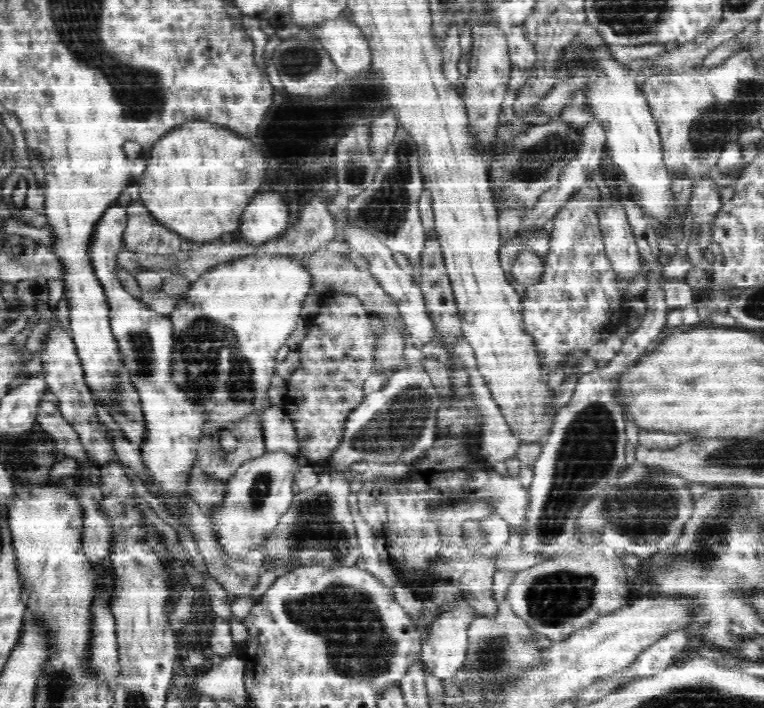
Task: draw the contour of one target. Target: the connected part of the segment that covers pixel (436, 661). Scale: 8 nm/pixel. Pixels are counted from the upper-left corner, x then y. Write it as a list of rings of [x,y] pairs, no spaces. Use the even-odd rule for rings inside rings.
[[[463,600],[458,609],[438,615],[432,626],[426,628],[427,636],[426,640],[422,641],[420,660],[434,676],[440,679],[452,678],[453,674],[464,665],[468,654],[468,646],[465,644],[468,626],[477,616],[476,610]]]

